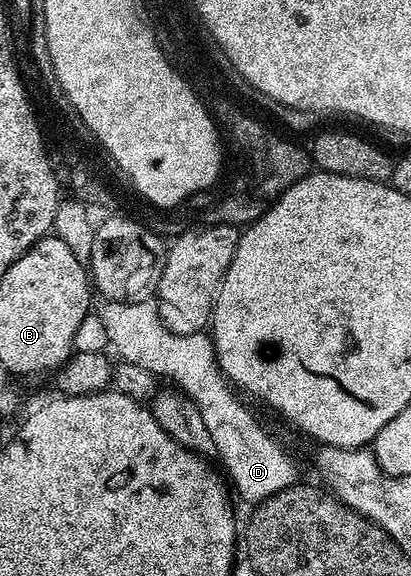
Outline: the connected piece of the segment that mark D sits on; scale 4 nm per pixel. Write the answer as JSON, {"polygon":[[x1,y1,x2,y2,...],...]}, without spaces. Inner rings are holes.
{"polygon":[[110,300,102,304,99,315,107,332,108,347,114,348,124,363,143,366,143,370,150,372,154,378,166,376,174,380,178,384,174,385,184,395,190,396,195,406,199,406,199,415,211,433,211,442,215,442,216,459,221,459,220,467,236,495,238,492,249,506,256,506,271,498,271,494,298,483,296,462,233,397,234,389,217,365,213,338,208,331,175,334,167,330,153,302,126,304]]}

